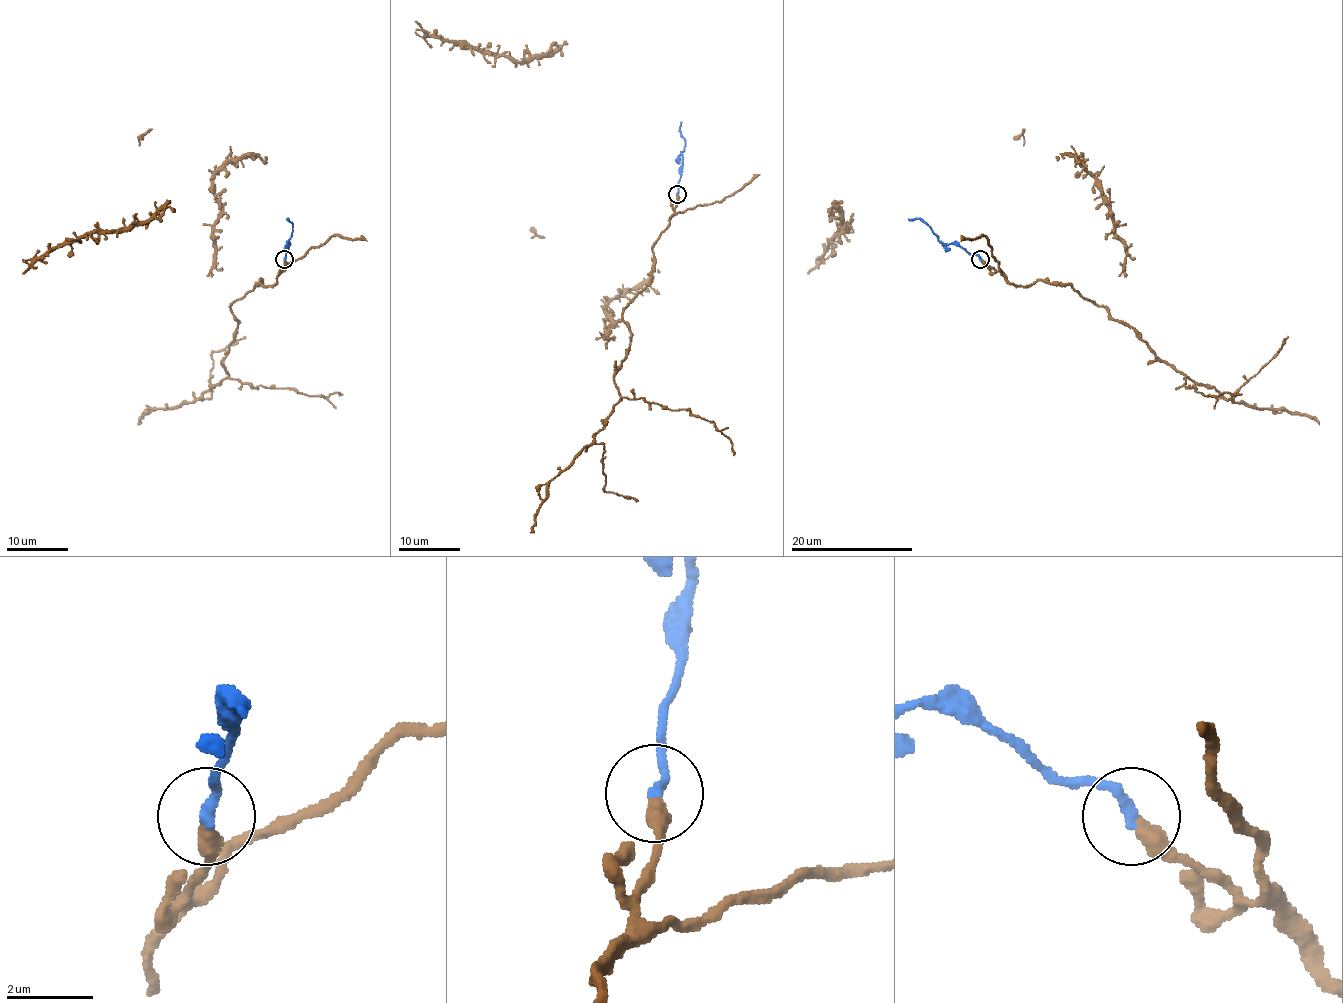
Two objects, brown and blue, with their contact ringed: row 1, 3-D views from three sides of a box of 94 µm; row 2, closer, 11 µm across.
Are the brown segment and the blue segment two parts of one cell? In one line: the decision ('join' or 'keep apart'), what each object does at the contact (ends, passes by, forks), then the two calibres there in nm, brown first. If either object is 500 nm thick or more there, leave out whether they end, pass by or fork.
join; brown ends there; blue ends there; 400 nm thick on the brown side, 280 nm on the other

